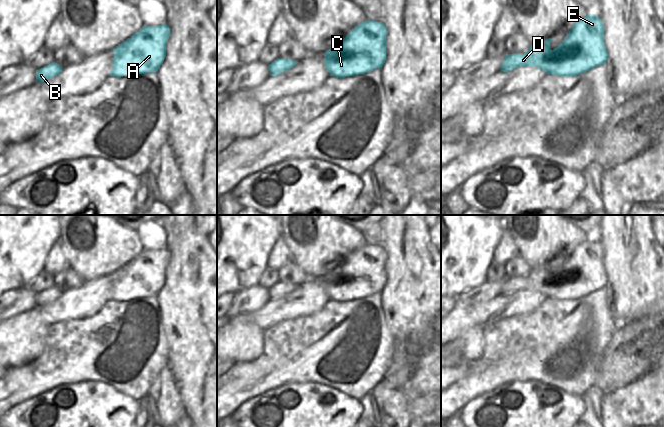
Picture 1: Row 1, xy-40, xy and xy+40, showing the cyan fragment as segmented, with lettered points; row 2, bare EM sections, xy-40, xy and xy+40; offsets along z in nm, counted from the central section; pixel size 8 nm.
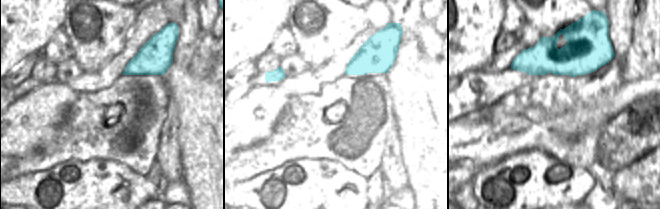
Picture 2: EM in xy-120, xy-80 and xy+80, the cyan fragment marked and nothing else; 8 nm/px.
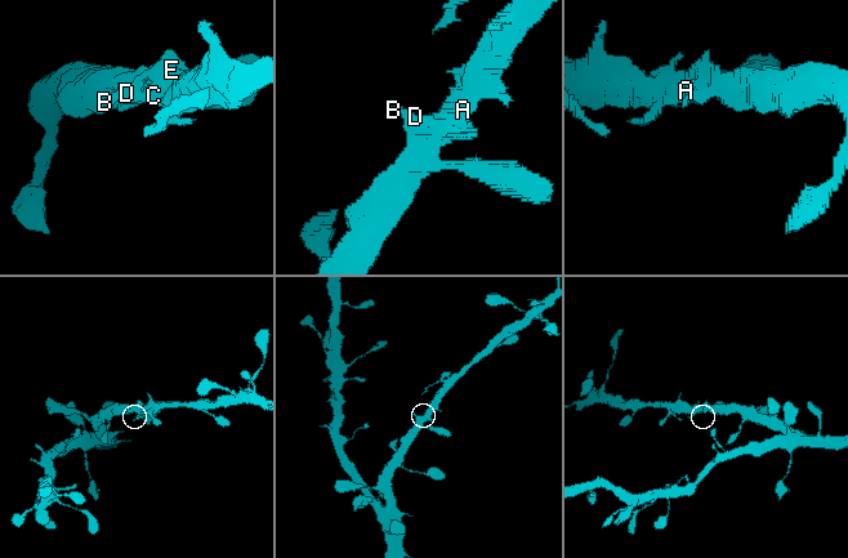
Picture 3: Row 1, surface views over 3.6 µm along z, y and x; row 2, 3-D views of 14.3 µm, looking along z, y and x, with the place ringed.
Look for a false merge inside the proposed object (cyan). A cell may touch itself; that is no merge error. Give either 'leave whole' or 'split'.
leave whole

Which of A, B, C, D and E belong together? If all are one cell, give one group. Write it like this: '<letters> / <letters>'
A B C D E

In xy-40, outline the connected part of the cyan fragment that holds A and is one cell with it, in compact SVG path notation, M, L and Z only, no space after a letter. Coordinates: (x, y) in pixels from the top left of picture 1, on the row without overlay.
M161 248L159 250L144 249L135 258L112 274L114 283L112 285L110 300L121 302L123 300L157 296L166 281L166 267L169 261L170 253L167 248Z

